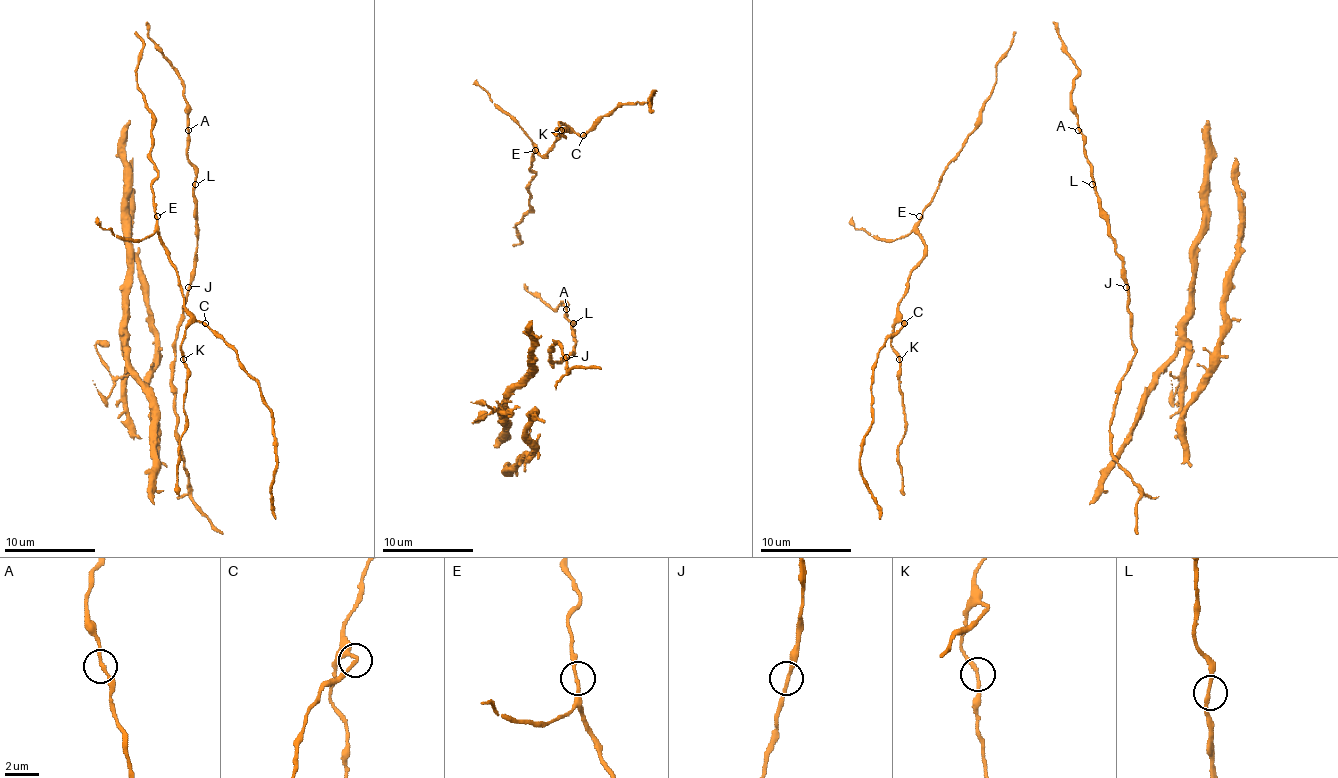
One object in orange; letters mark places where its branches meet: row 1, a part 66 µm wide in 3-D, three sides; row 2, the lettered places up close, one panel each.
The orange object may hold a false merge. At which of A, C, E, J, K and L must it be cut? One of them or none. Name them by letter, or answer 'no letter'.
no letter

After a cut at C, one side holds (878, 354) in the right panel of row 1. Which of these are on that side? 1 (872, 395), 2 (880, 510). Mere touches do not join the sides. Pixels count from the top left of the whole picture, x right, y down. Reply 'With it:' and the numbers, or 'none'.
With it: 1, 2

